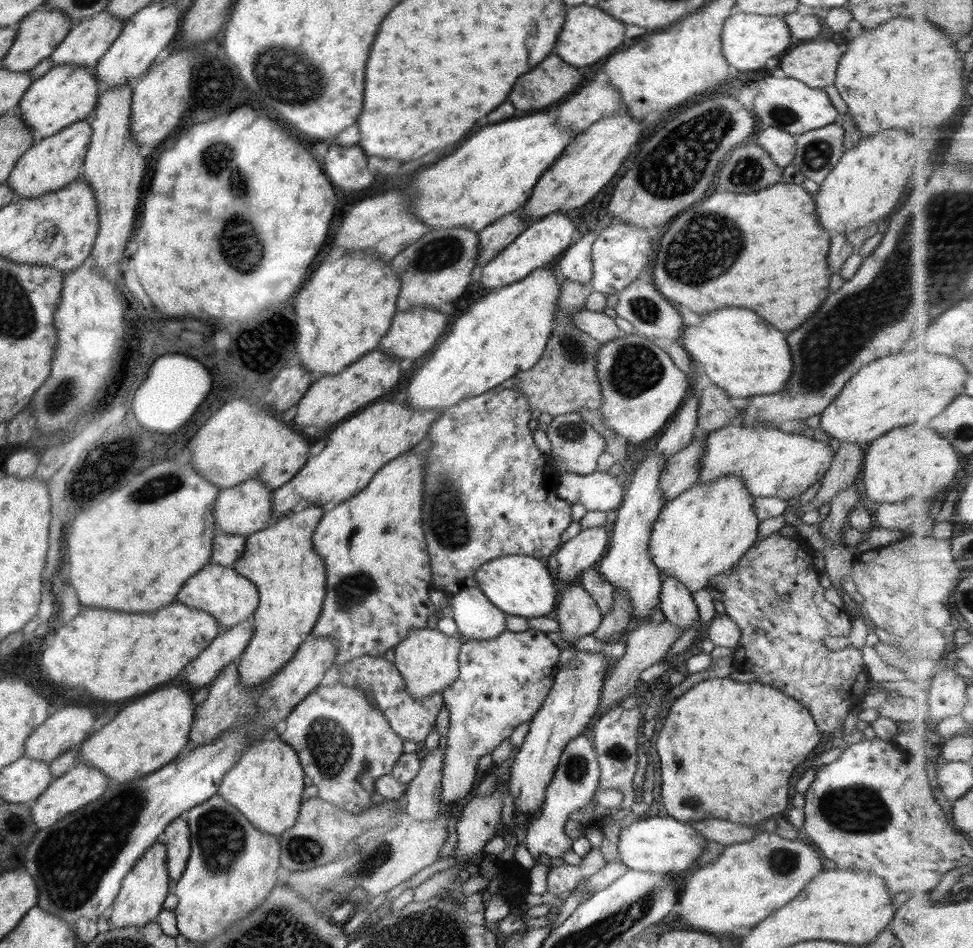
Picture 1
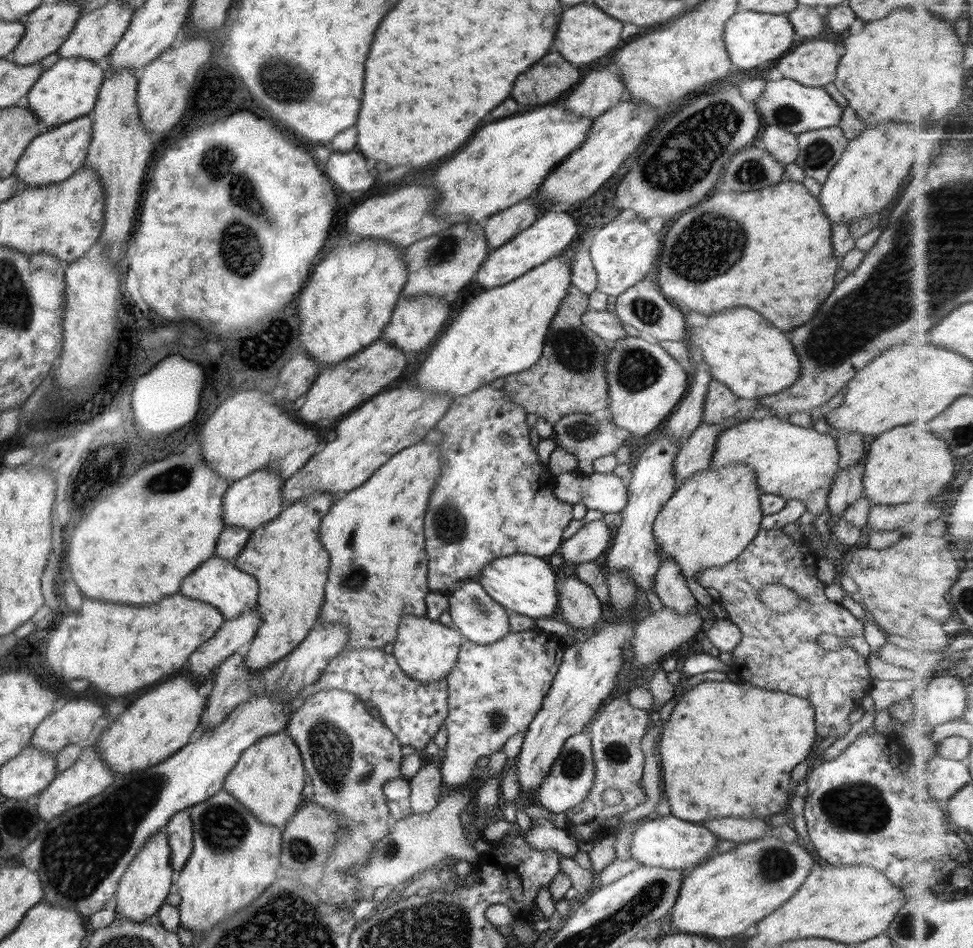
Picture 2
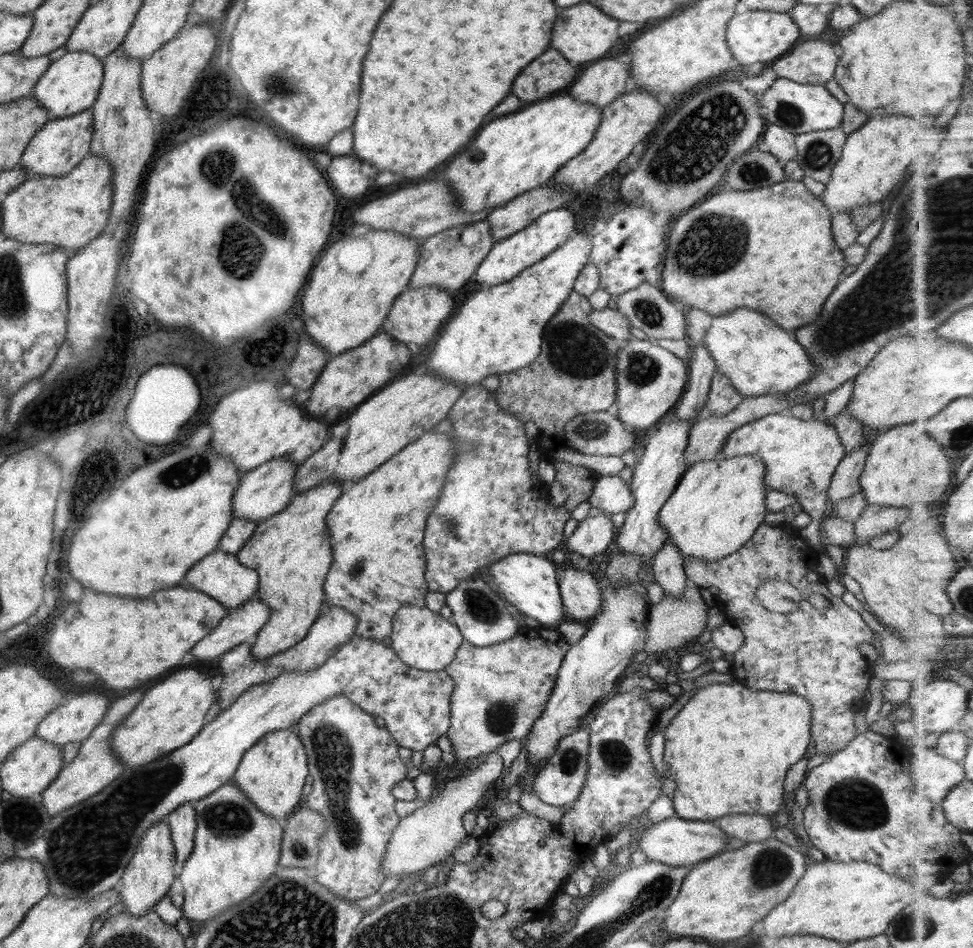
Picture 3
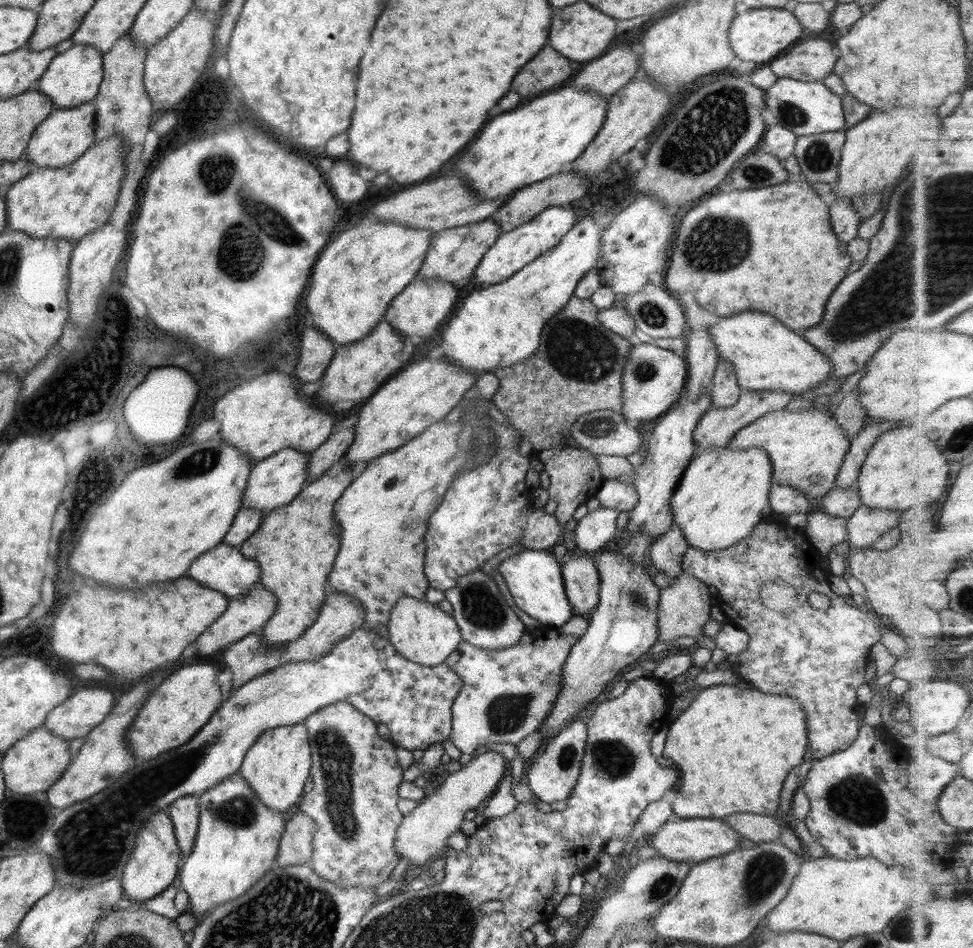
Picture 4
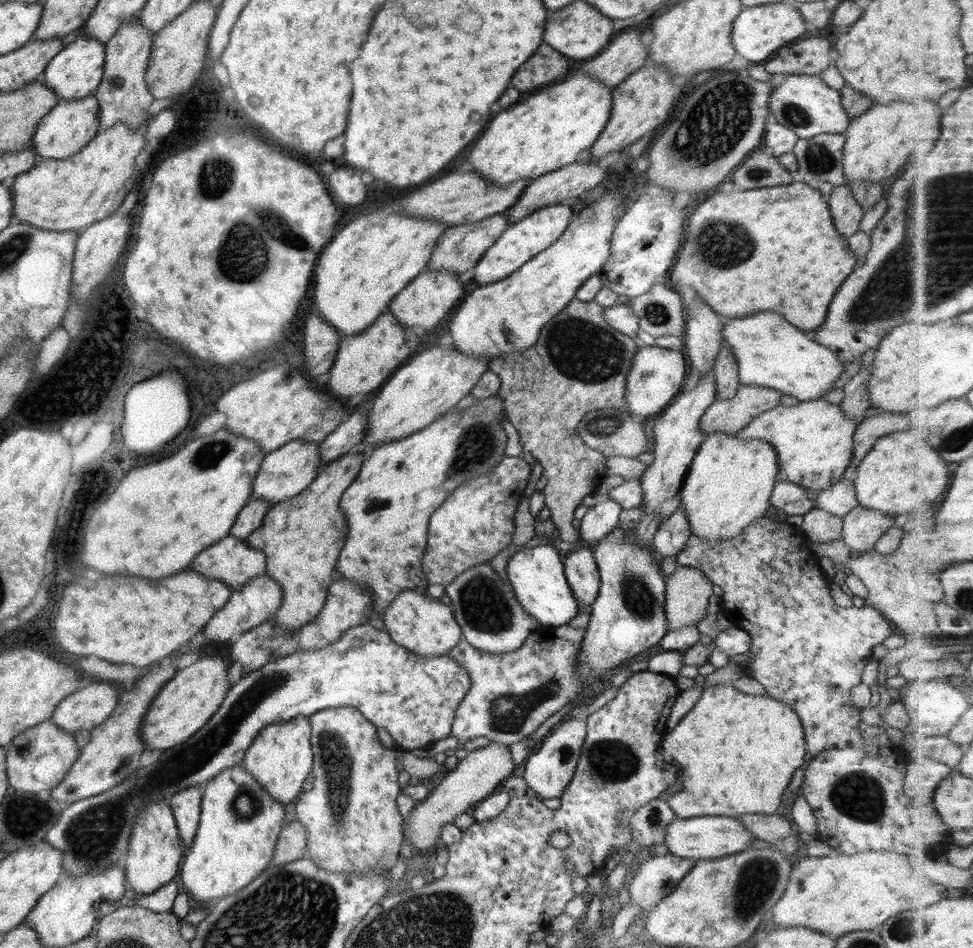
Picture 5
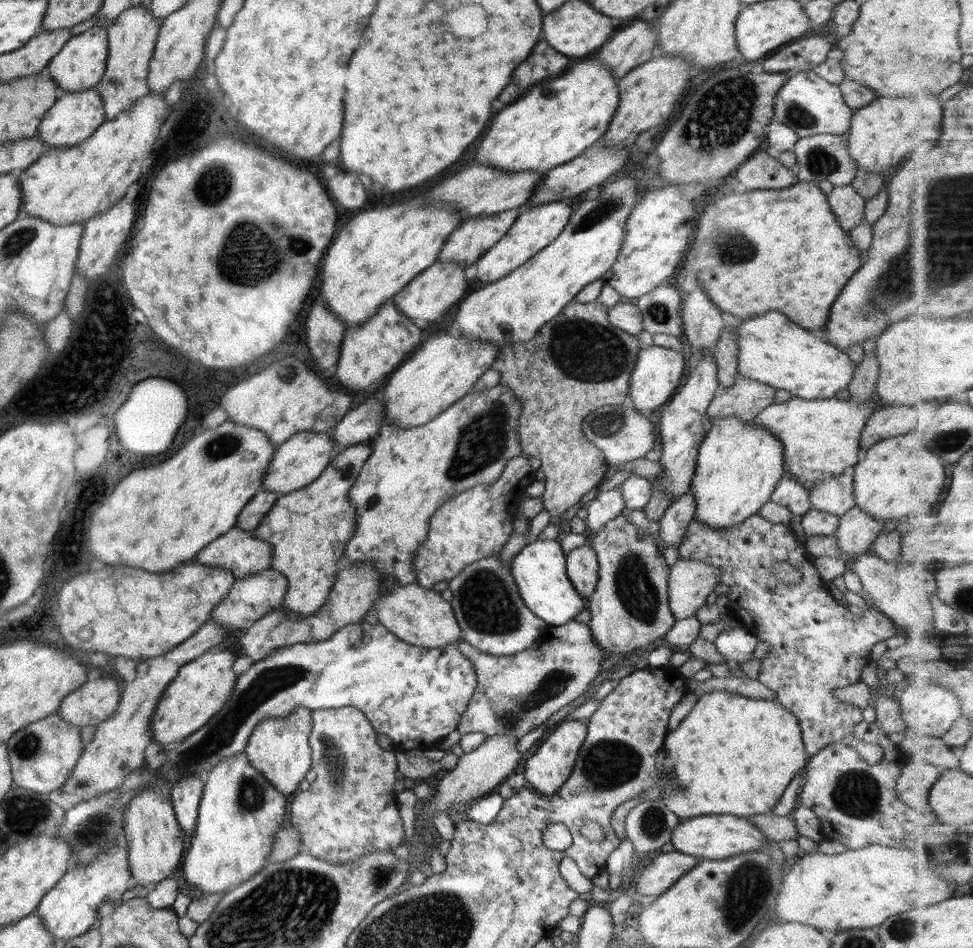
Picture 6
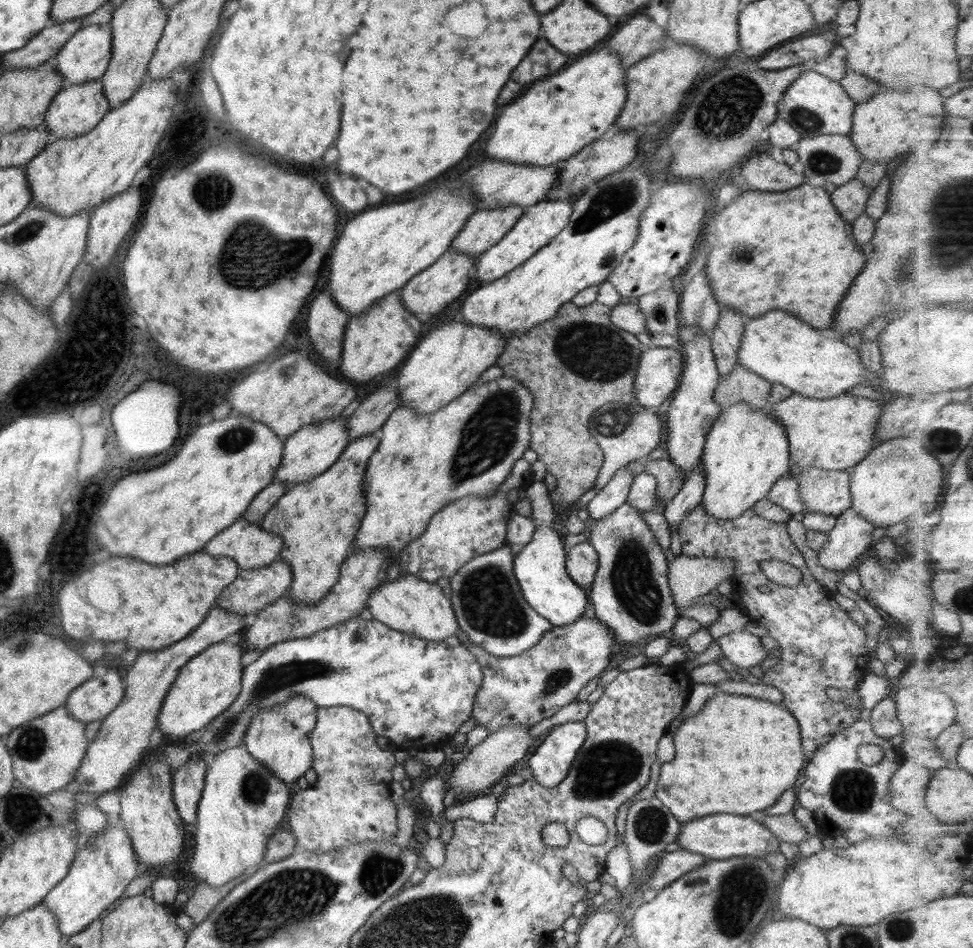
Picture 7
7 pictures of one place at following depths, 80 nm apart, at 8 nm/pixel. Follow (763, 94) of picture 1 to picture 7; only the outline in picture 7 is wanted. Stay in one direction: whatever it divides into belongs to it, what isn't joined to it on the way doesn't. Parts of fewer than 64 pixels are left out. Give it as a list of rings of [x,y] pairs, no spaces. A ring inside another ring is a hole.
[[[810,69],[804,70],[777,104],[778,117],[784,119],[801,138],[814,138],[821,134],[849,135],[852,130],[855,102],[844,92],[842,85]]]

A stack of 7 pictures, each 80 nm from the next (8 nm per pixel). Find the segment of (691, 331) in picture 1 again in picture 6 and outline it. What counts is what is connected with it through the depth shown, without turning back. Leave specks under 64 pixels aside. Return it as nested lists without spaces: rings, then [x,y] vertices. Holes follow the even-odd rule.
[[[780,312],[748,318],[736,328],[736,334],[739,348],[737,374],[775,390],[788,390],[792,397],[808,400],[832,398],[836,392],[847,388],[857,369],[846,352],[806,334],[804,328],[790,322]]]

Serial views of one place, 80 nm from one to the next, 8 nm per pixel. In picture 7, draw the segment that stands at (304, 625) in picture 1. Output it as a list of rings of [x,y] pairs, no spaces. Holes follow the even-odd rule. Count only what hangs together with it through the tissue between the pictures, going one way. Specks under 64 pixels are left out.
[[[376,430],[348,442],[332,466],[314,479],[288,489],[260,523],[267,532],[275,532],[283,538],[285,546],[278,559],[288,564],[292,573],[292,584],[286,595],[298,604],[316,604],[339,579],[339,566],[353,547],[355,534],[366,512],[365,472],[369,458],[376,452],[379,436],[380,430]]]

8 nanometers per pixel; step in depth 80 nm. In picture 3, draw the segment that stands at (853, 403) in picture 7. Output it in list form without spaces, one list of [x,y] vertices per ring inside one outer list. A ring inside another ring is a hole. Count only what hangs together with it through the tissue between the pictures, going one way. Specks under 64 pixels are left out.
[[[789,412],[767,414],[733,430],[719,456],[732,458],[740,454],[756,454],[762,459],[766,467],[765,483],[768,489],[782,490],[795,496],[802,510],[811,516],[807,527],[799,530],[801,538],[818,554],[826,554],[819,541],[819,524],[829,515],[828,489],[834,472],[845,458],[845,448],[834,425],[831,422],[825,424],[817,421],[817,416],[805,421],[793,417]]]

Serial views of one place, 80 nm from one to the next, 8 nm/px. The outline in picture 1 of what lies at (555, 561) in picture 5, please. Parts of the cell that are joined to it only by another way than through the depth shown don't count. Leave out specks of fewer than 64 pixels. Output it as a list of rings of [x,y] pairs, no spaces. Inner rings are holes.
[[[510,555],[496,557],[479,566],[475,572],[477,587],[482,590],[488,600],[512,616],[523,616],[530,620],[541,621],[546,614],[552,612],[558,603],[560,592],[554,588],[554,582],[545,559],[541,560],[526,555]]]

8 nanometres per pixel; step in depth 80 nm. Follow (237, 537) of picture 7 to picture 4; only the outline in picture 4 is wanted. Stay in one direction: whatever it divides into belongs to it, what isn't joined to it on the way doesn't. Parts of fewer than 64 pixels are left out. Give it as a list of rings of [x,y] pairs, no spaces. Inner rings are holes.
[[[222,542],[192,561],[186,576],[197,580],[206,588],[221,592],[230,601],[232,598],[246,595],[253,585],[259,582],[260,573],[260,565],[253,558],[246,558],[238,546],[230,546]]]

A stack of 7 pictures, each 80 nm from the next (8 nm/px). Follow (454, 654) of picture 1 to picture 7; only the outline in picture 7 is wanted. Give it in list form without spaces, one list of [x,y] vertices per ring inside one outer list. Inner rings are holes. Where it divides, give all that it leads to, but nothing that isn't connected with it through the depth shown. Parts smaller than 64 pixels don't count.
[[[408,572],[377,586],[368,597],[367,608],[373,614],[373,618],[384,625],[424,640],[442,642],[459,632],[451,599],[446,598],[442,588],[436,582],[426,582]]]

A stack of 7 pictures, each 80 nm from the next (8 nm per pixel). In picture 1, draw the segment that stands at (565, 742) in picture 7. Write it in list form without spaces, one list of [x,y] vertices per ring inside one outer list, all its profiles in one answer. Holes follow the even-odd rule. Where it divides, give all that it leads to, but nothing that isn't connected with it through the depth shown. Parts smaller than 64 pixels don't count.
[[[576,736],[564,747],[552,780],[544,793],[544,803],[537,812],[538,816],[536,813],[536,818],[528,826],[524,842],[533,857],[542,853],[550,857],[560,857],[566,851],[572,851],[573,841],[564,832],[564,826],[569,814],[587,808],[596,799],[599,776],[599,762],[592,740],[588,740],[586,736]]]

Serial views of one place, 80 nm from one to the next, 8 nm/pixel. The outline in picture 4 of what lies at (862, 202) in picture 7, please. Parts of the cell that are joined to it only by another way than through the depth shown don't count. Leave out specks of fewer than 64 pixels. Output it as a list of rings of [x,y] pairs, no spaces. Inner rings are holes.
[[[838,199],[829,207],[830,223],[834,234],[844,244],[851,242],[857,237],[859,225],[861,224],[858,213],[854,211],[854,204],[850,199]]]

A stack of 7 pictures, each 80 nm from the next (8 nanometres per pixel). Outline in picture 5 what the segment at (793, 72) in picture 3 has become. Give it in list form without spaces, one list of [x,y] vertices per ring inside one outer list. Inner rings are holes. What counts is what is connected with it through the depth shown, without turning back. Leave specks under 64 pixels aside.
[[[808,38],[798,44],[784,45],[766,62],[766,70],[772,75],[782,78],[787,74],[813,74],[819,76],[831,64],[830,43],[824,38]]]

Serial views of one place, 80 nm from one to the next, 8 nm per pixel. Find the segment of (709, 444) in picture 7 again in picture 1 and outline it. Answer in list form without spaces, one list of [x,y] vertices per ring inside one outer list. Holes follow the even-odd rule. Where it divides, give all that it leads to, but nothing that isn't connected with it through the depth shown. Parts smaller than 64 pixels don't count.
[[[725,474],[712,482],[698,482],[690,490],[664,503],[650,533],[649,555],[654,566],[659,568],[661,574],[671,574],[677,578],[692,593],[704,590],[713,576],[738,564],[757,542],[757,528],[761,522],[756,516],[754,501],[755,497],[750,494],[741,476]]]

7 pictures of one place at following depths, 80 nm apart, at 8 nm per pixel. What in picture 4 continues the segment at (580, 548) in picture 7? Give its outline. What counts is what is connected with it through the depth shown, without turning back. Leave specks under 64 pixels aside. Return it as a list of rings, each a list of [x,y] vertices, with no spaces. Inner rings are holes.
[[[583,551],[569,554],[561,573],[572,614],[588,617],[598,604],[601,583],[594,555]]]

